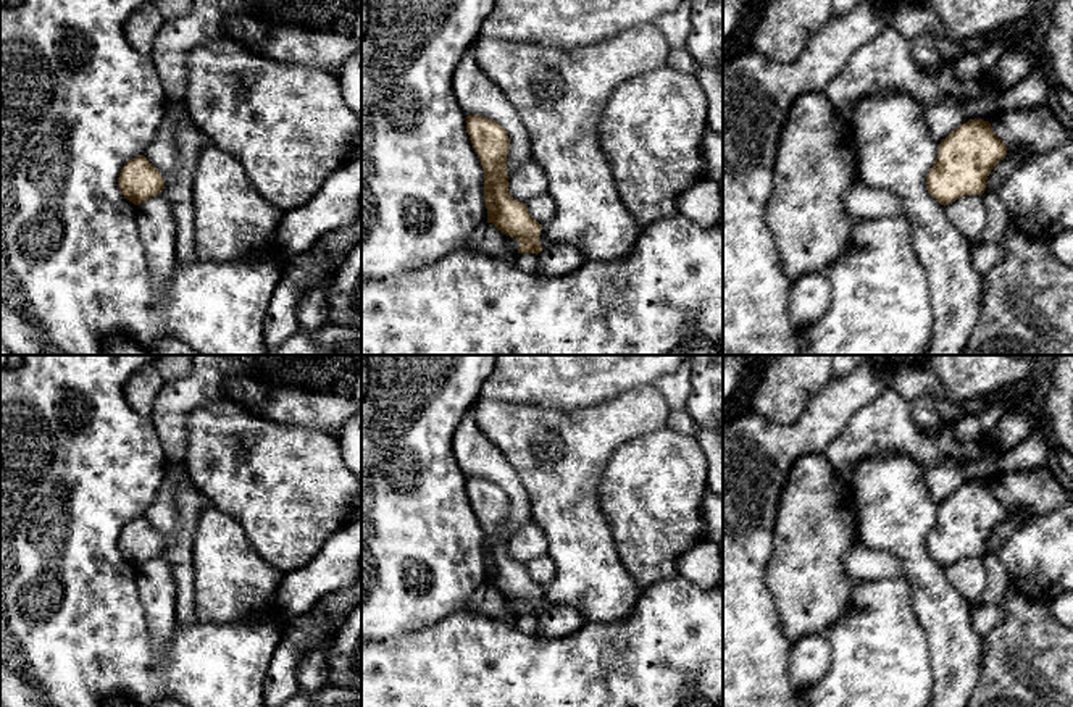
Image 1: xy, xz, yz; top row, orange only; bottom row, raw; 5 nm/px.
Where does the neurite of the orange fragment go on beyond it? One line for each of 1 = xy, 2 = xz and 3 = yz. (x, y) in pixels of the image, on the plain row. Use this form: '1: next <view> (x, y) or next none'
1: next none
2: next none
3: next none

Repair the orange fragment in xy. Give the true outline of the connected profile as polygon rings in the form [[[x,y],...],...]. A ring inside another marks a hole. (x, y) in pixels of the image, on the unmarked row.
[[[139,517],[124,525],[118,549],[129,563],[140,567],[160,555],[165,542],[161,534],[144,517]]]

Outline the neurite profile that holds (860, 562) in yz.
[[[857,541],[844,557],[844,570],[855,579],[905,579],[902,560],[889,552],[876,552]]]

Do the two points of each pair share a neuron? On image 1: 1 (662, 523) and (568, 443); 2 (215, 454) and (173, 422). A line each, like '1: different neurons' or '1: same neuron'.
1: different neurons
2: different neurons

